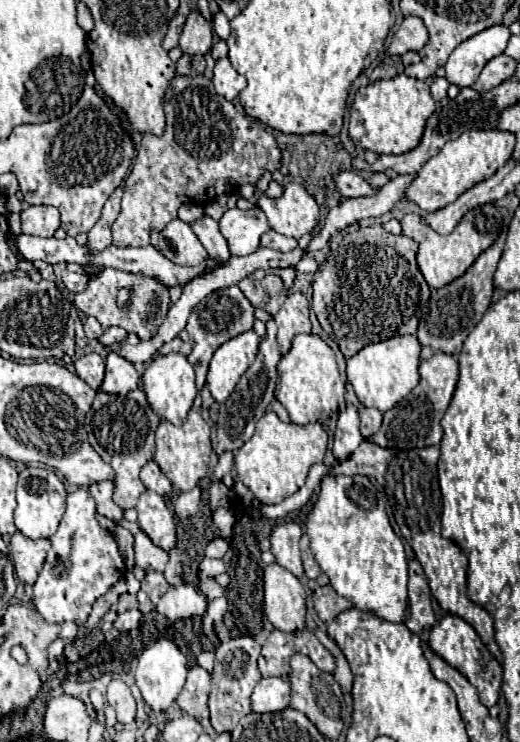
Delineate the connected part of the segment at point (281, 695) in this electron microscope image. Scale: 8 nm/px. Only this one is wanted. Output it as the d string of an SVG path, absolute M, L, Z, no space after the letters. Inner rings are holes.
M261 678L251 694L251 708L257 714L279 712L289 706L291 686L285 678Z

